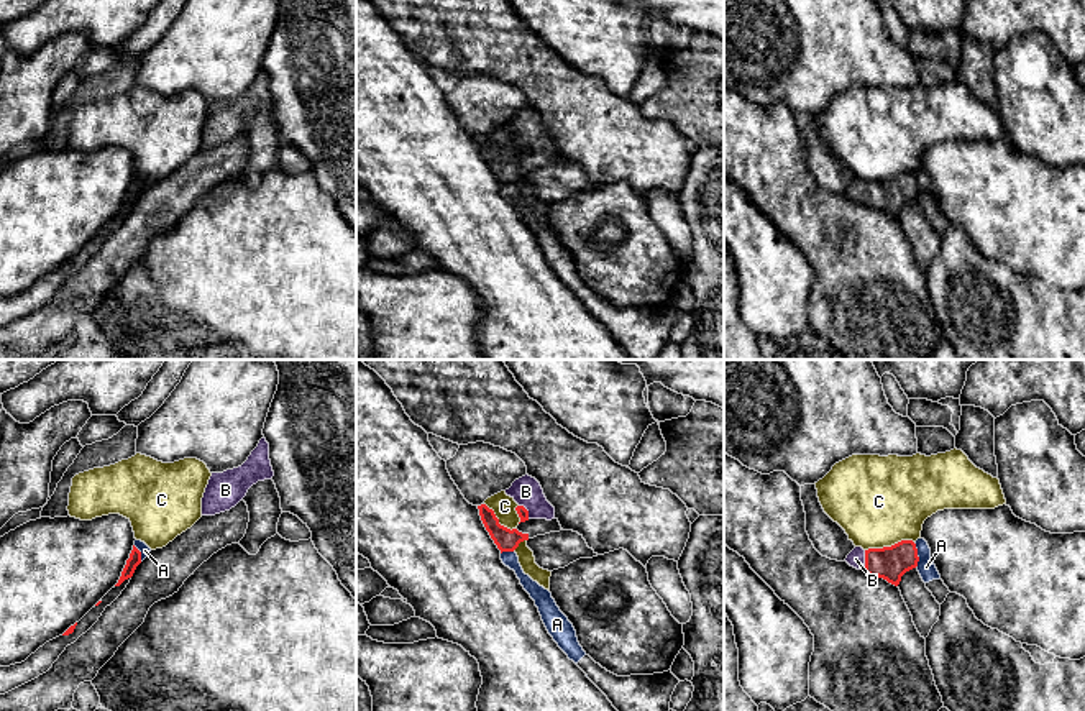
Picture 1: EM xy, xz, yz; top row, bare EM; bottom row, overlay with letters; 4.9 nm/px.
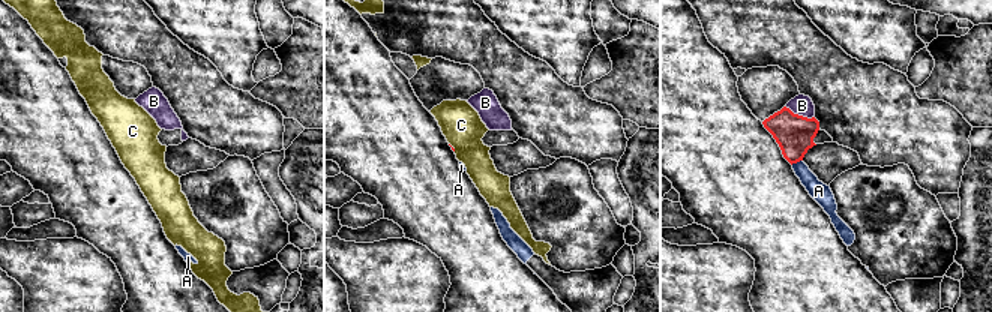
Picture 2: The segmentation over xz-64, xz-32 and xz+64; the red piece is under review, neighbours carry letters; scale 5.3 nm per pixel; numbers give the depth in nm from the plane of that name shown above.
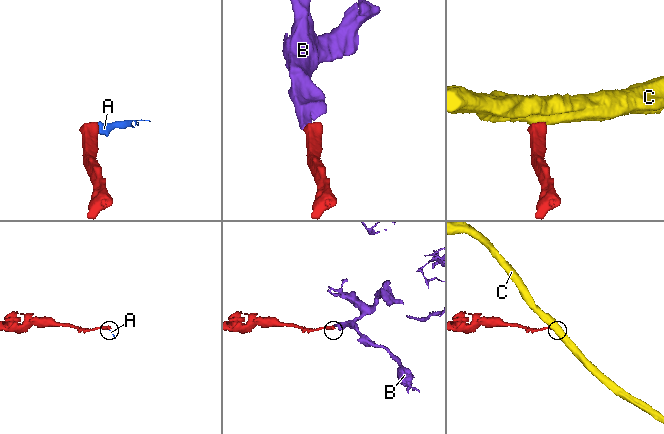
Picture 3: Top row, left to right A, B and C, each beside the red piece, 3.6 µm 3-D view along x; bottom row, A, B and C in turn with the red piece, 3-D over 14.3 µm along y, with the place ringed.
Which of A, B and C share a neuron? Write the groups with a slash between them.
A / B / C

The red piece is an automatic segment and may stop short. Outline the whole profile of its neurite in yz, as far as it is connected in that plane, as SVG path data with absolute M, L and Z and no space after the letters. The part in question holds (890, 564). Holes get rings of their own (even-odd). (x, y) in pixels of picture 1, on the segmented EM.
M901 540L883 548L863 550L862 547L855 547L845 562L870 576L883 578L898 586L901 576L918 567L919 557L913 540Z

